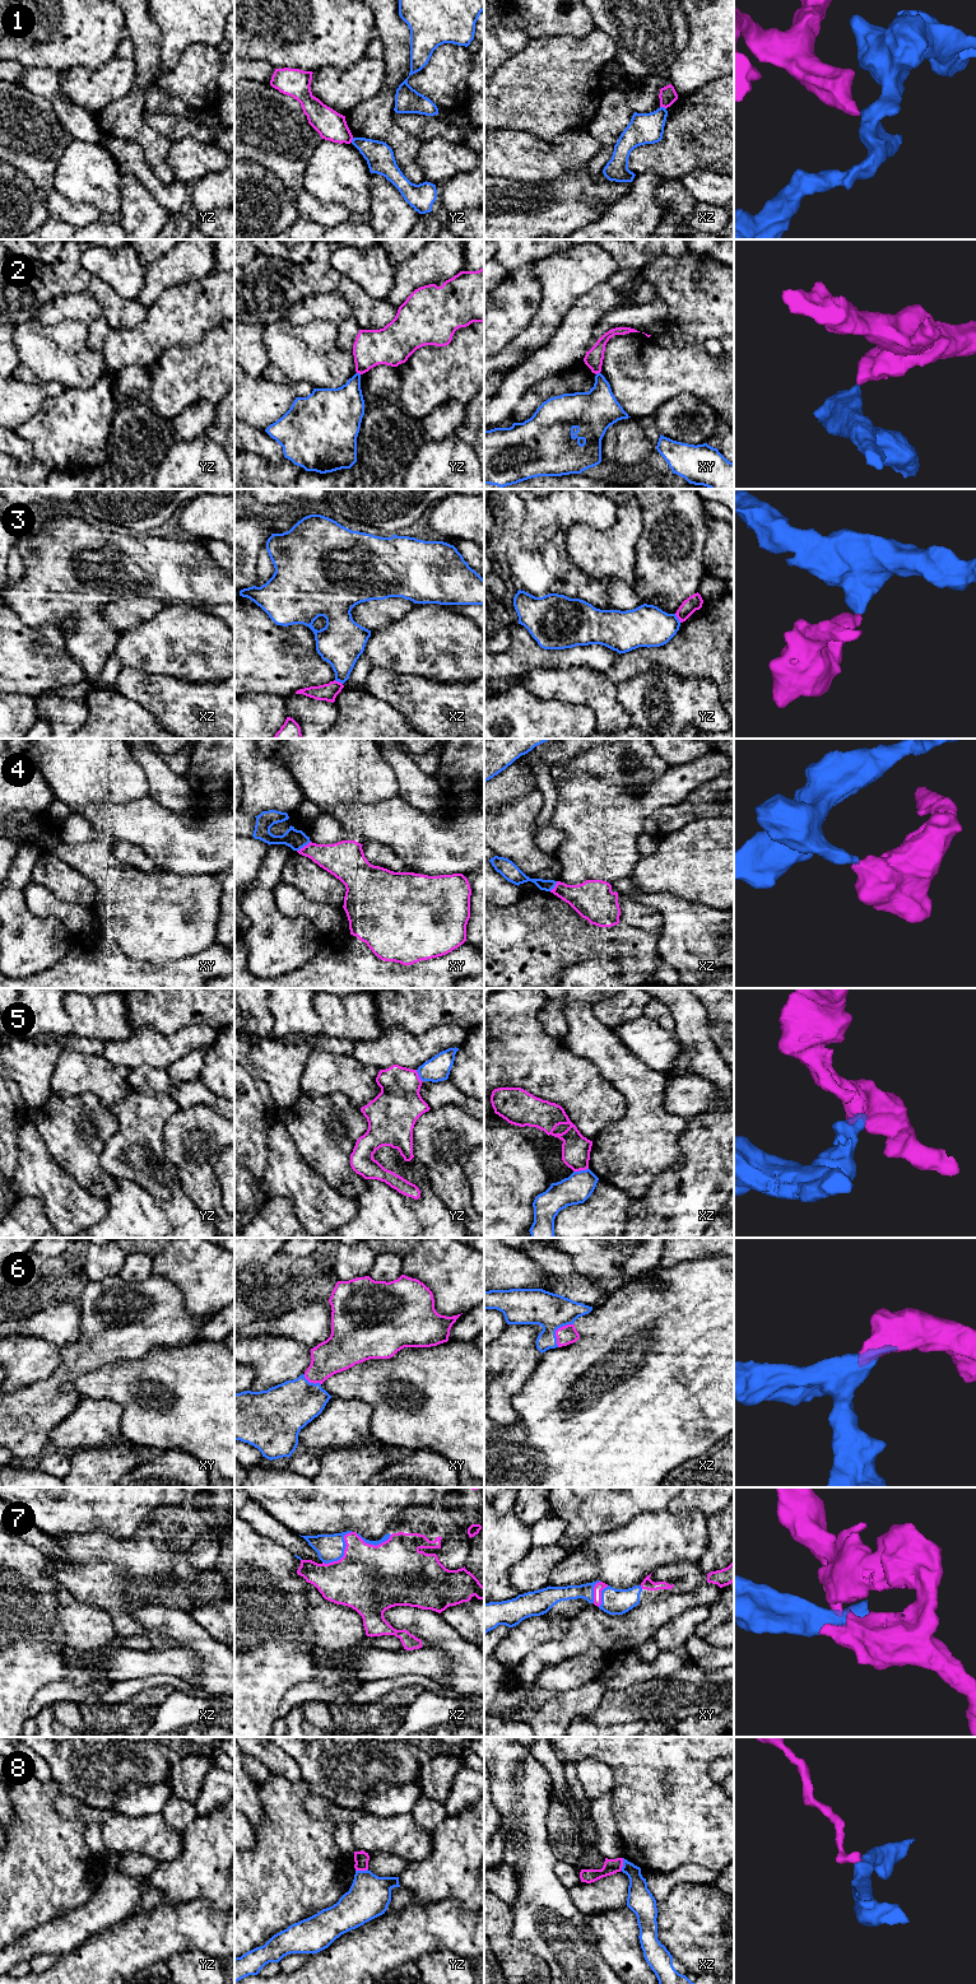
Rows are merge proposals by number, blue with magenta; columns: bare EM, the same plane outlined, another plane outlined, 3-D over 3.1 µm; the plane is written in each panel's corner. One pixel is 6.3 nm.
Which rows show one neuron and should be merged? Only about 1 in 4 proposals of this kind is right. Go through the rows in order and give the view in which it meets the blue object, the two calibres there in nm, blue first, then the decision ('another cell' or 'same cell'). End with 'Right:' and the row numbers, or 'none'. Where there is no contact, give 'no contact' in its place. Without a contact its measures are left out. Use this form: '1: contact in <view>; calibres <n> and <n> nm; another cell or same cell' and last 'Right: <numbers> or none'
1: contact in xz; calibres 190 and 110 nm; another cell
2: contact in yz; calibres 280 and 220 nm; another cell
3: contact in yz; calibres 260 and 100 nm; another cell
4: contact in xy; calibres 120 and 220 nm; another cell
5: contact in xz; calibres 180 and 180 nm; another cell
6: contact in xz; calibres 220 and 120 nm; same cell
7: contact in xz; calibres 180 and 420 nm; same cell
8: contact in yz; calibres 260 and 90 nm; another cell
Right: 6, 7

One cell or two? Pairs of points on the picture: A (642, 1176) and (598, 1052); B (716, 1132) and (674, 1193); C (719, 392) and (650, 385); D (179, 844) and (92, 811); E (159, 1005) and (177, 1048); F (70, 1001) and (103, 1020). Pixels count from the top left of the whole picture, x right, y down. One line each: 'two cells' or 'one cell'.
A: one cell
B: one cell
C: one cell
D: one cell
E: two cells
F: one cell

